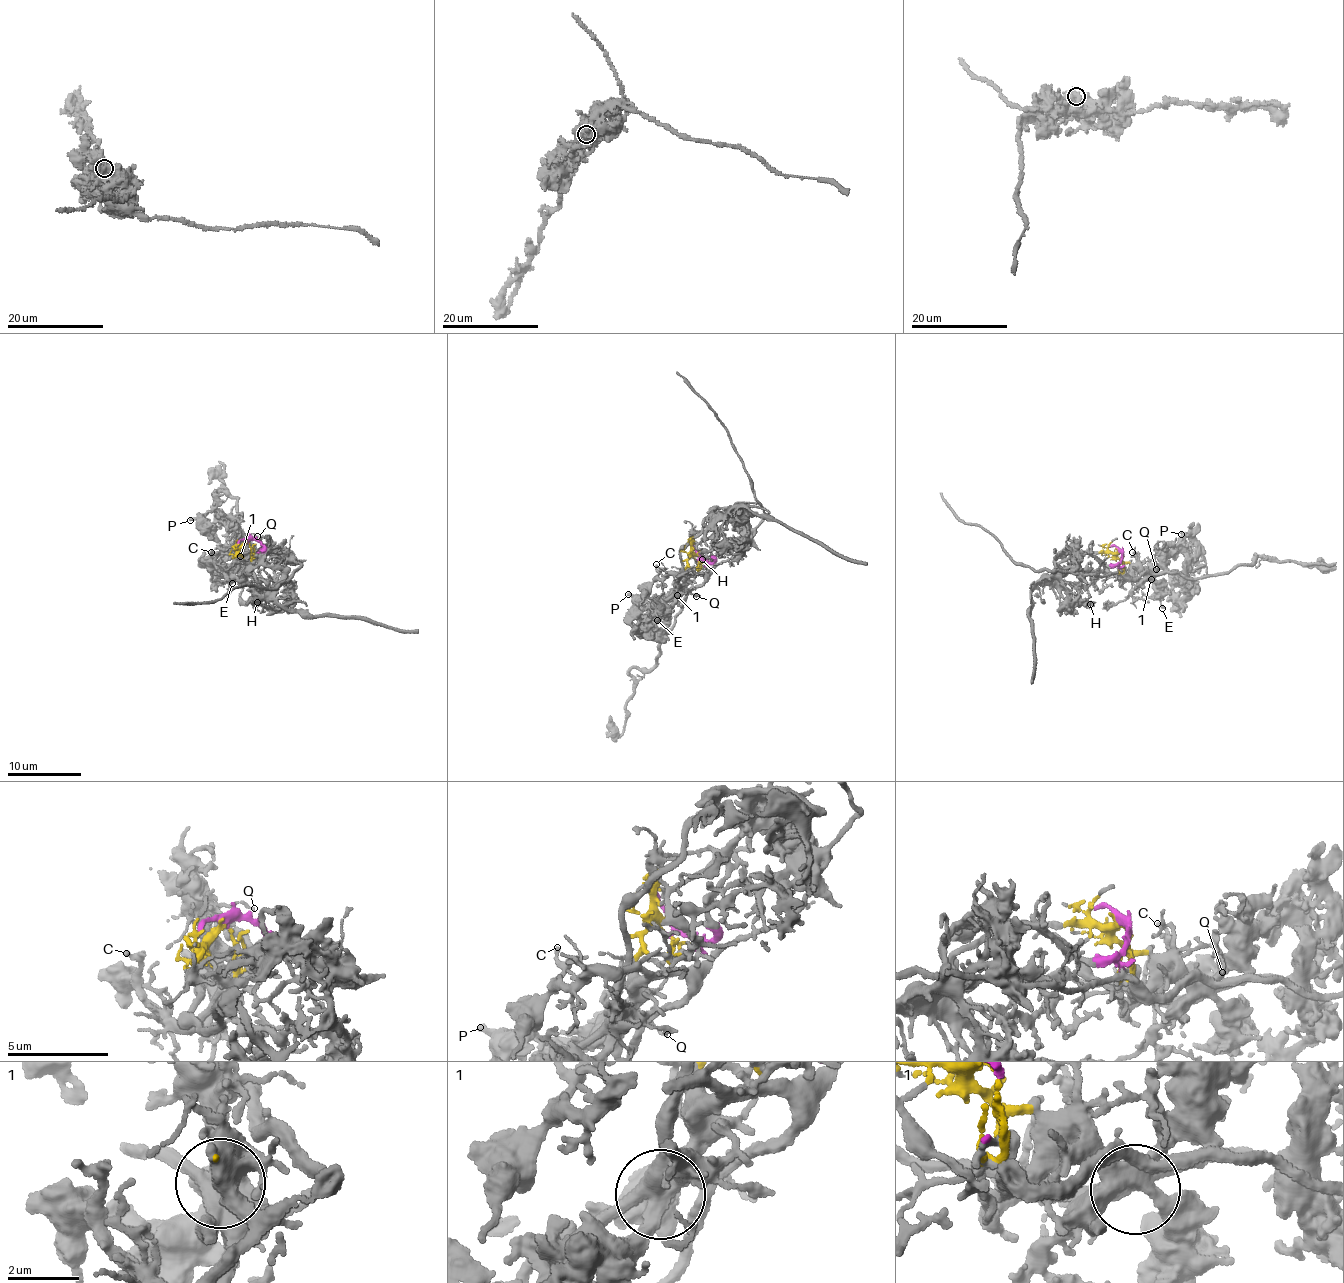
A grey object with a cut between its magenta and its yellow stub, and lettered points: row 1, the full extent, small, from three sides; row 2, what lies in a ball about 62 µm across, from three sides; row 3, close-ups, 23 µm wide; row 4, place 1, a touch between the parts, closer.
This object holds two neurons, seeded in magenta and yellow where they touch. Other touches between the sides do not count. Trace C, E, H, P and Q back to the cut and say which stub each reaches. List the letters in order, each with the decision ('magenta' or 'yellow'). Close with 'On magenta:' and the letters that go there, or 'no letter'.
C: yellow
E: yellow
H: magenta
P: magenta
Q: yellow
On magenta: H, P

